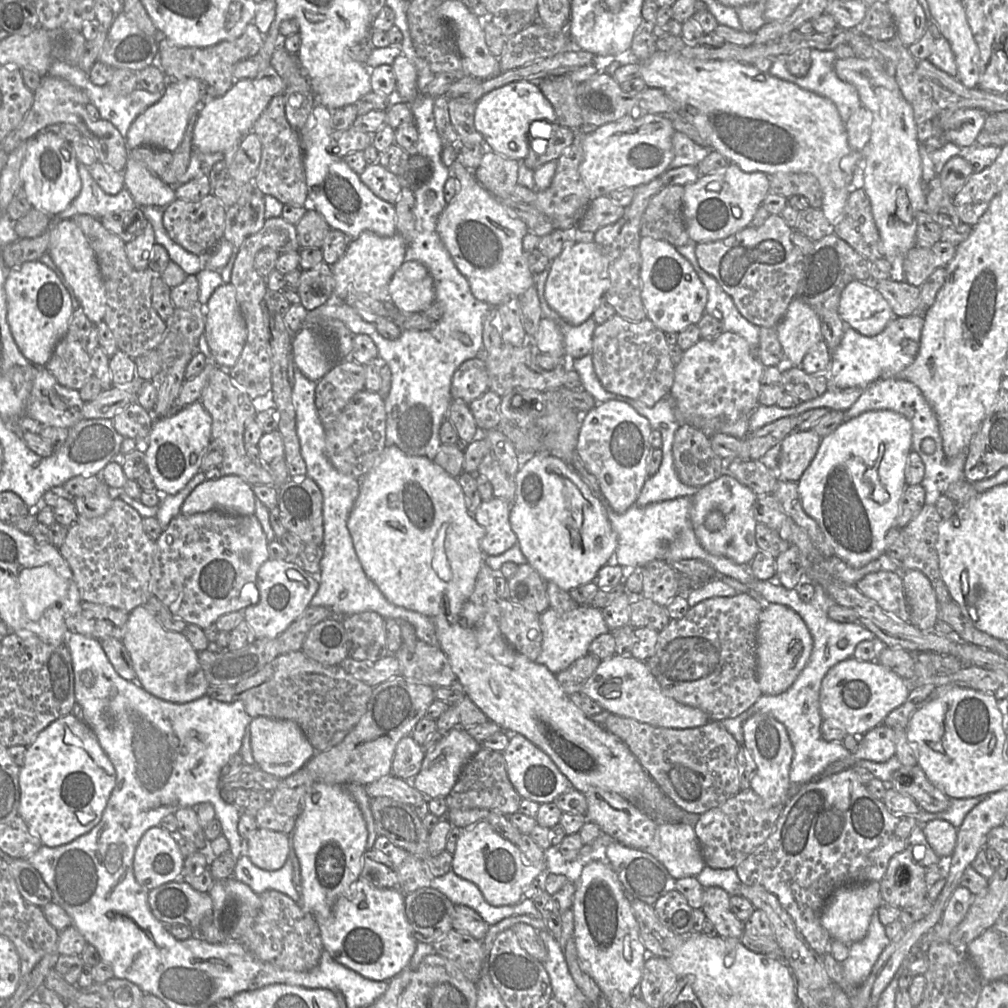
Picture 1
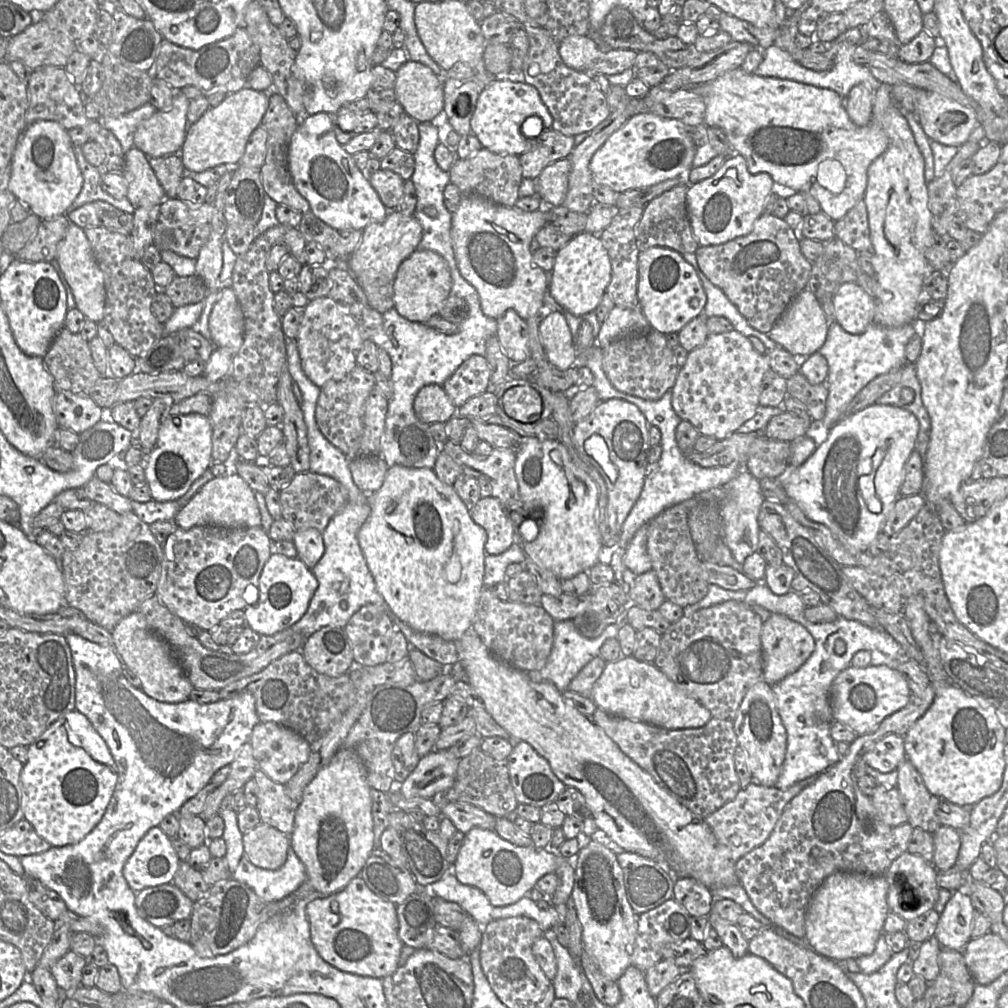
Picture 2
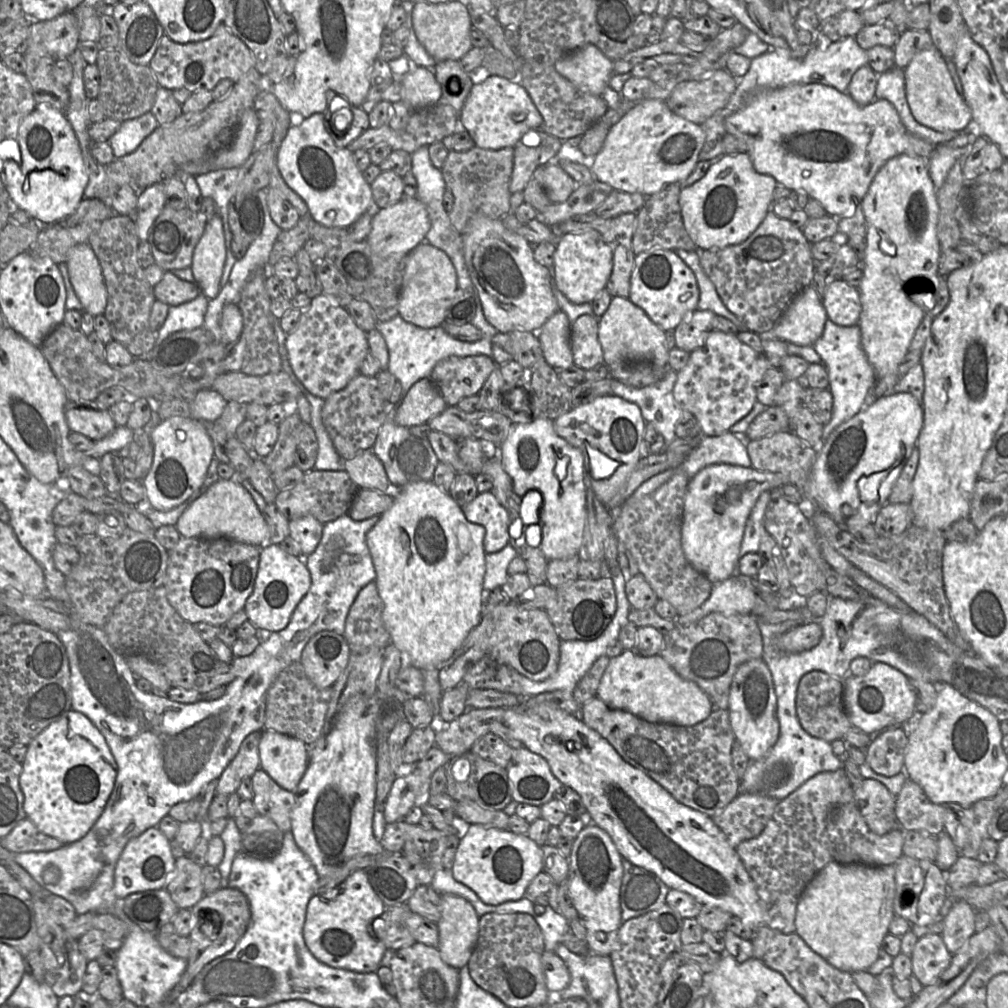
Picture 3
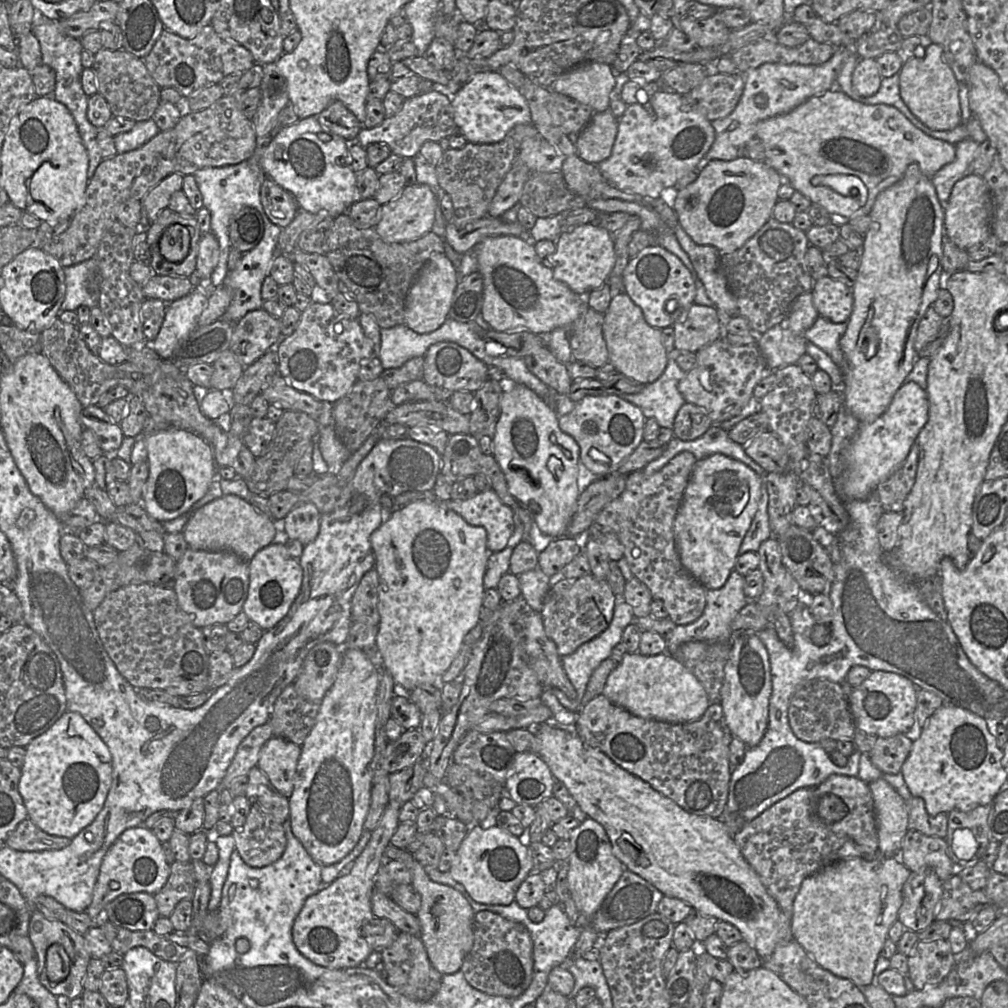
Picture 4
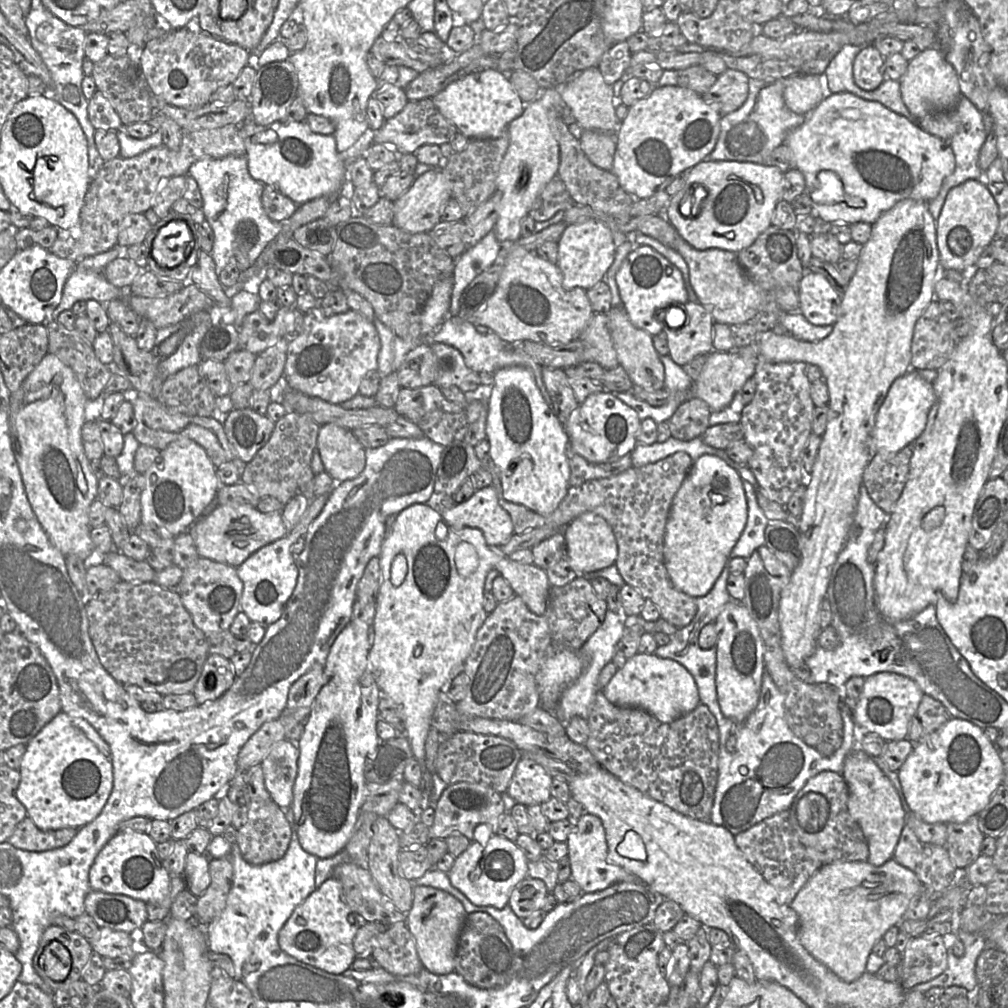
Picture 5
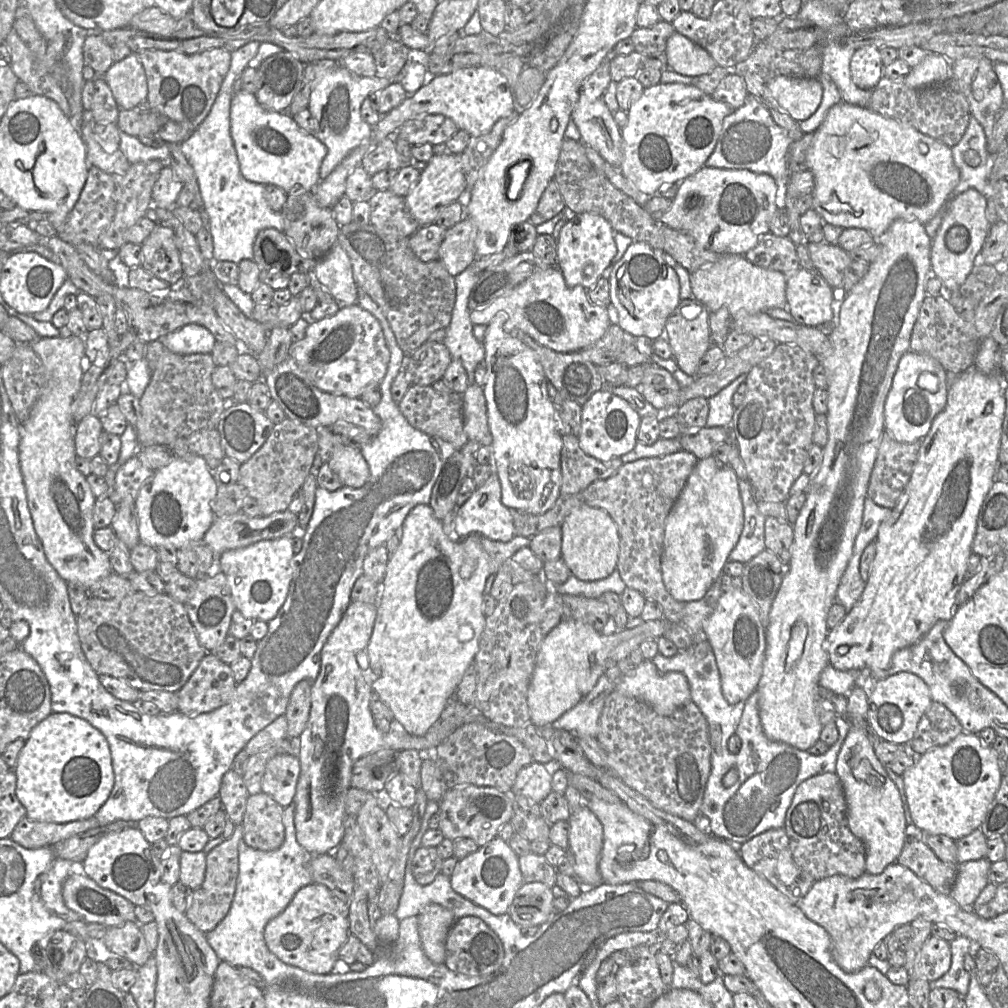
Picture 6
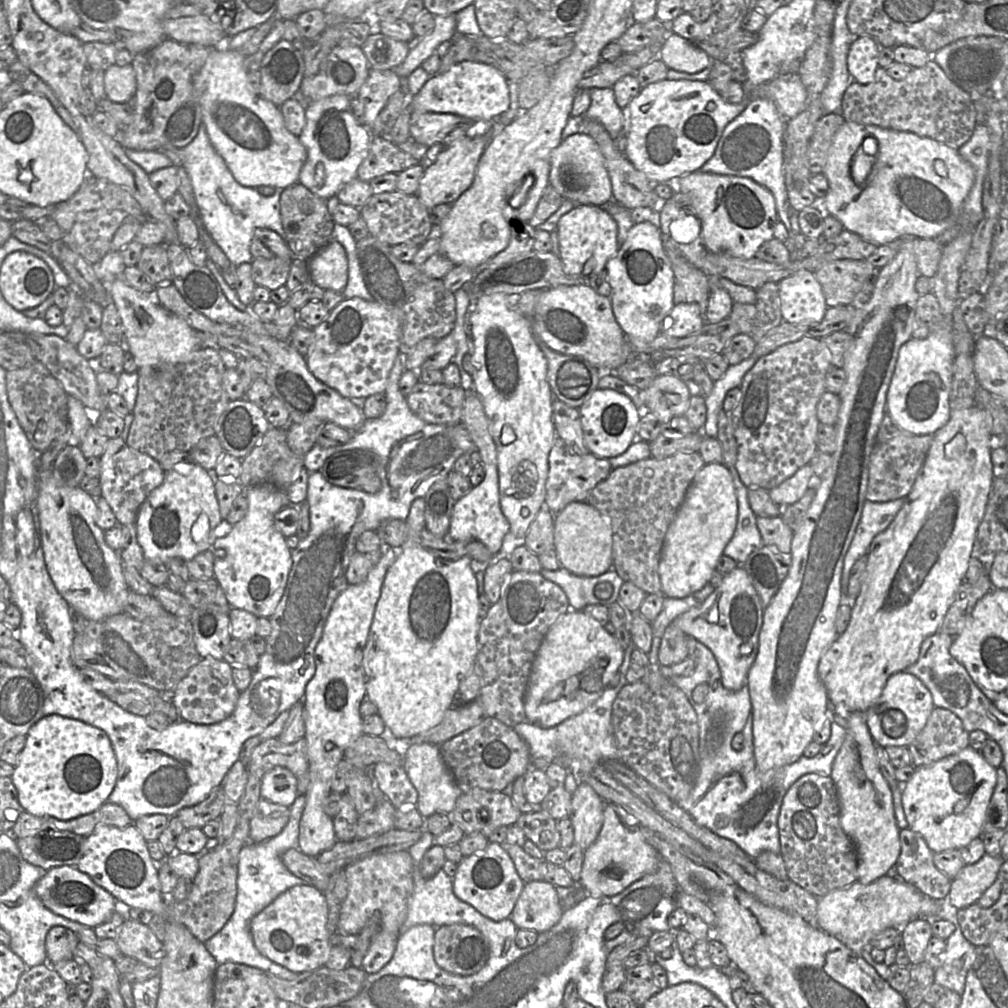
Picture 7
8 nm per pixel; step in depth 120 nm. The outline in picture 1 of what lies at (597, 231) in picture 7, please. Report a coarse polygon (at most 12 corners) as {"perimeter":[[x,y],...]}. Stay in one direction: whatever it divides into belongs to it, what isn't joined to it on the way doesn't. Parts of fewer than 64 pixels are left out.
{"perimeter":[[593,240],[551,261],[544,296],[566,322],[592,317],[610,285]]}

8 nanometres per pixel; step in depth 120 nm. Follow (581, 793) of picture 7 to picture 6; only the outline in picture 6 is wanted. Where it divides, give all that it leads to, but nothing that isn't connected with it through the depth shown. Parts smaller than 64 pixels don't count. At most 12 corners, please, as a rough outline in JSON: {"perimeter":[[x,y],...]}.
{"perimeter":[[586,806],[572,810],[569,848],[577,880],[603,883],[603,826]]}

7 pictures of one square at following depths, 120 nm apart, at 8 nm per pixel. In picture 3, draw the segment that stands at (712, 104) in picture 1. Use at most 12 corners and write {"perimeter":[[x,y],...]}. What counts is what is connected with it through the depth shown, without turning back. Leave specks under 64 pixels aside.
{"perimeter":[[819,83],[729,115],[756,172],[852,215],[900,154],[937,146],[889,101]]}

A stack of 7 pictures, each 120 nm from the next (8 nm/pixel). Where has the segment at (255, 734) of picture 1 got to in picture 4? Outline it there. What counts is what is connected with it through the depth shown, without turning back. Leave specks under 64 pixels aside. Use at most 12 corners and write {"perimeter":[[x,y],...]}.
{"perimeter":[[271,737],[257,766],[289,798],[301,747]]}

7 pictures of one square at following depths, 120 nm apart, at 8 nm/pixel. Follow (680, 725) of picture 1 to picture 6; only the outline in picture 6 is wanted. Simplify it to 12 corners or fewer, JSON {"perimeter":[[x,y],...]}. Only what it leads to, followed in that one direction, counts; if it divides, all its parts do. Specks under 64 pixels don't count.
{"perimeter":[[651,660],[617,682],[616,691],[669,716],[691,700],[686,676]]}

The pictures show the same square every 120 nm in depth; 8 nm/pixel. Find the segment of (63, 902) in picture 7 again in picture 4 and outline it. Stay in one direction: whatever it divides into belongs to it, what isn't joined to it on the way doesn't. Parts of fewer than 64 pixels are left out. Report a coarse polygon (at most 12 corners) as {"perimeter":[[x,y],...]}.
{"perimeter":[[122,894],[103,920],[148,931],[159,917],[154,895]]}

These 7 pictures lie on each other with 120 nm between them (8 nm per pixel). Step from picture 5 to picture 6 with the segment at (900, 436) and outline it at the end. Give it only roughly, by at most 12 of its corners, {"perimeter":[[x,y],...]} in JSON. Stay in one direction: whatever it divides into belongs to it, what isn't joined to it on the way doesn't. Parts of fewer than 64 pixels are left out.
{"perimeter":[[929,355],[899,360],[884,426],[921,441],[944,409],[948,373]]}

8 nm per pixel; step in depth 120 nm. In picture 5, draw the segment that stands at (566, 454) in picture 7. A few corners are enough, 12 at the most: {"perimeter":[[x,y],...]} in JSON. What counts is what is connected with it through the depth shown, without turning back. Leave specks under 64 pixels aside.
{"perimeter":[[572,450],[570,487],[610,478],[632,467],[630,454],[612,463],[588,462]]}

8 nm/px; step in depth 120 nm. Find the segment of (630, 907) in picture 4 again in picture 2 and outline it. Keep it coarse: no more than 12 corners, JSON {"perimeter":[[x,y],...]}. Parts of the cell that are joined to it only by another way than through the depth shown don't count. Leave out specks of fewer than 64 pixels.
{"perimeter":[[618,851],[628,901],[637,915],[673,897],[659,864]]}

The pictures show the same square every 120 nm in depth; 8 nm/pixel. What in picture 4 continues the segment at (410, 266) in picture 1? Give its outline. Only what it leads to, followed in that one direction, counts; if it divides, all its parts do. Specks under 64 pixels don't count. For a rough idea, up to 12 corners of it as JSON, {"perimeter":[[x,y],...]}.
{"perimeter":[[433,254],[405,300],[405,324],[419,334],[449,317],[459,272]]}

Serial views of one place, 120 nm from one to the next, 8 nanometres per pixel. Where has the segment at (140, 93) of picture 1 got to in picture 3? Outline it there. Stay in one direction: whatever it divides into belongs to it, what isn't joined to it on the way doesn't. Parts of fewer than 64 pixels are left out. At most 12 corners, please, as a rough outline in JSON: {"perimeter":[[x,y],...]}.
{"perimeter":[[151,111],[122,121],[108,140],[115,158],[135,151],[159,124]]}

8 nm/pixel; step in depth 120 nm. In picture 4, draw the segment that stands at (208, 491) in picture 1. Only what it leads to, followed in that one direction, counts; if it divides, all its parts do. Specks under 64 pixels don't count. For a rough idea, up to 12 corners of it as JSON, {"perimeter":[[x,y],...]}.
{"perimeter":[[225,495],[199,508],[182,534],[194,550],[246,561],[278,524]]}

